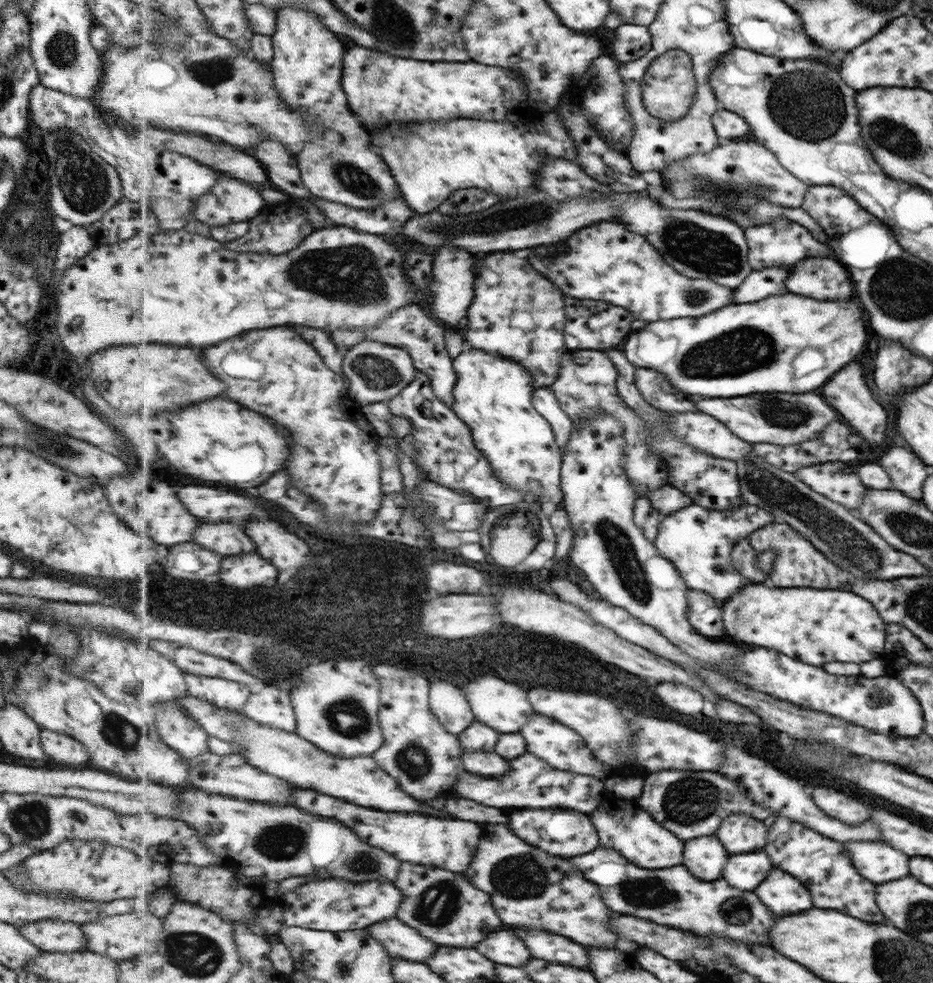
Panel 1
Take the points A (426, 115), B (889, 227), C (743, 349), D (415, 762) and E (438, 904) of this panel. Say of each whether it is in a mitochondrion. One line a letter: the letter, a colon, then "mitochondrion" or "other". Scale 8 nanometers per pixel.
A: other
B: other
C: mitochondrion
D: mitochondrion
E: mitochondrion

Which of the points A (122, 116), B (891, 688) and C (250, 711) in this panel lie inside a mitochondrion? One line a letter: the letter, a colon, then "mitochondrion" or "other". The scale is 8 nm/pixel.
A: other
B: other
C: other

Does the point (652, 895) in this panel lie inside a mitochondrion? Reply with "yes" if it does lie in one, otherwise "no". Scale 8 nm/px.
yes

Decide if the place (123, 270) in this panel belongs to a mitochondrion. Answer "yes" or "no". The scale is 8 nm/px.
no

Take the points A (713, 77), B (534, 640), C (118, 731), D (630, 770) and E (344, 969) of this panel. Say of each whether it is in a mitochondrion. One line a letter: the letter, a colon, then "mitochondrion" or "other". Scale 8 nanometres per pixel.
A: other
B: other
C: mitochondrion
D: other
E: mitochondrion

